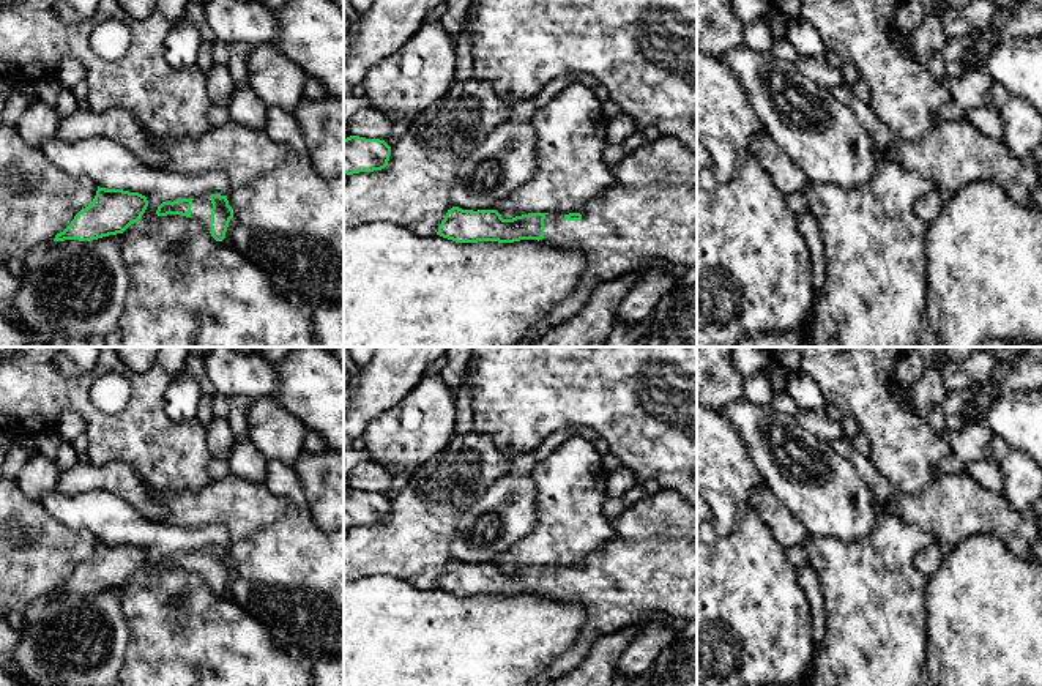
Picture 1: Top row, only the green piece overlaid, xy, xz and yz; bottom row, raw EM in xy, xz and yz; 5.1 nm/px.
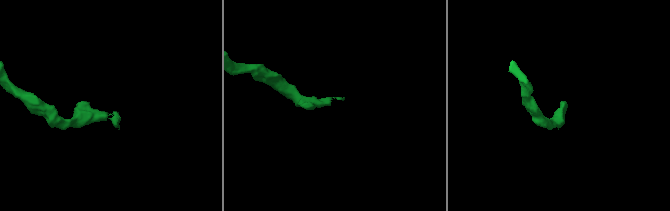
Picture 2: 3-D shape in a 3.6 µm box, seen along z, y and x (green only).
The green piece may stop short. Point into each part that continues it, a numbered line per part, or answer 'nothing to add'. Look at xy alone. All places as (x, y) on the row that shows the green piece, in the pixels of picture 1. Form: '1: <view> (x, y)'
1: xy (200, 208)

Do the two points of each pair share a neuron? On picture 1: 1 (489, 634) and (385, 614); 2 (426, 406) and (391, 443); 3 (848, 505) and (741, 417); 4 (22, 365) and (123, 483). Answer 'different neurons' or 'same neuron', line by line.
1: same neuron
2: same neuron
3: same neuron
4: different neurons

